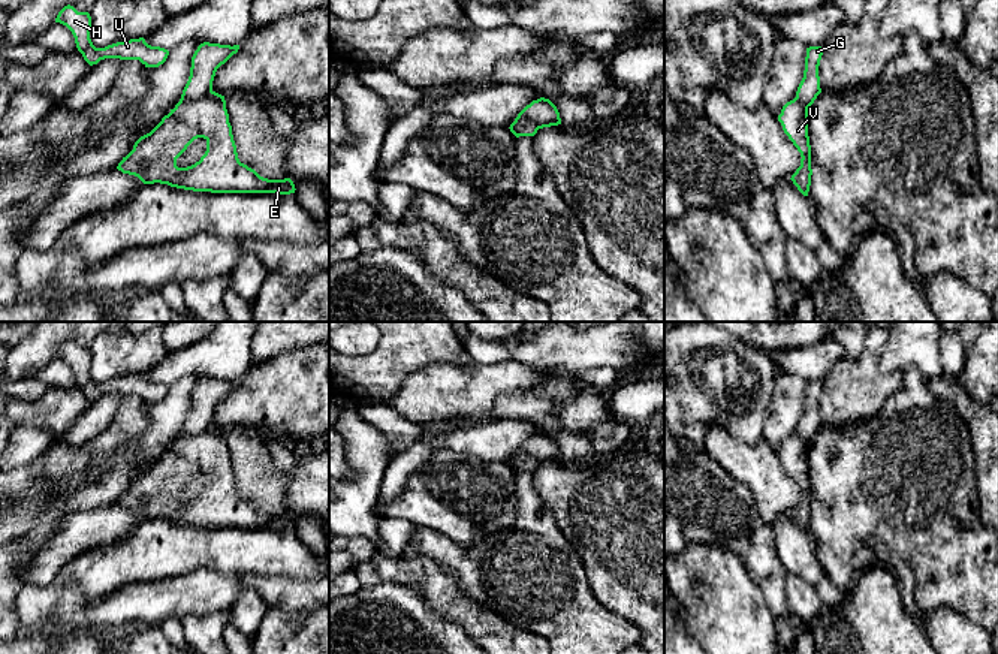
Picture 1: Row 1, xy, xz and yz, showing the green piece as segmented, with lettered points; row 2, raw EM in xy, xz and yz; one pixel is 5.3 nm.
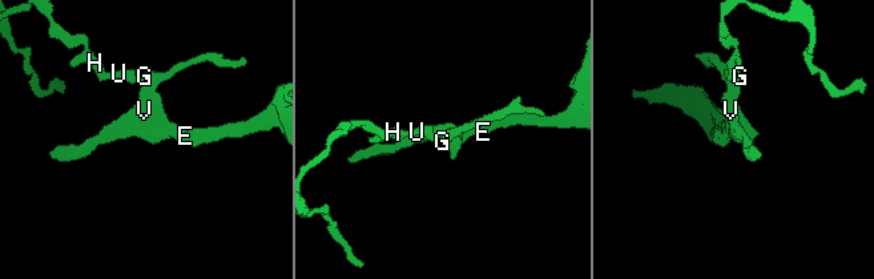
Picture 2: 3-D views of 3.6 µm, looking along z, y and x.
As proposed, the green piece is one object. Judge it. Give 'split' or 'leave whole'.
split

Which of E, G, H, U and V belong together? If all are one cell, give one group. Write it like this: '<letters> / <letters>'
E V / G H U

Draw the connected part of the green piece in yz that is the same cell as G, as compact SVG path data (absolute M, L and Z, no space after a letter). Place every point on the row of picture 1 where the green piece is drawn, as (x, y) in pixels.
M821 46L806 48L803 78L796 91L796 100L809 108L821 93L818 66L823 55Z

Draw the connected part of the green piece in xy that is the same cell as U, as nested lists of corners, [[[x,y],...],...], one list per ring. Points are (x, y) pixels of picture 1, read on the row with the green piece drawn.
[[[70,4],[64,6],[58,12],[55,22],[66,25],[72,31],[78,51],[90,66],[97,64],[105,58],[120,58],[139,60],[145,67],[159,67],[169,55],[168,49],[151,46],[144,37],[117,42],[105,48],[96,48],[90,39],[90,13],[78,12]]]

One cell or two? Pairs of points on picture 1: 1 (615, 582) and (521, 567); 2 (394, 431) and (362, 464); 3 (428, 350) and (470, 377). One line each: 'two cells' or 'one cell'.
1: two cells
2: two cells
3: two cells

